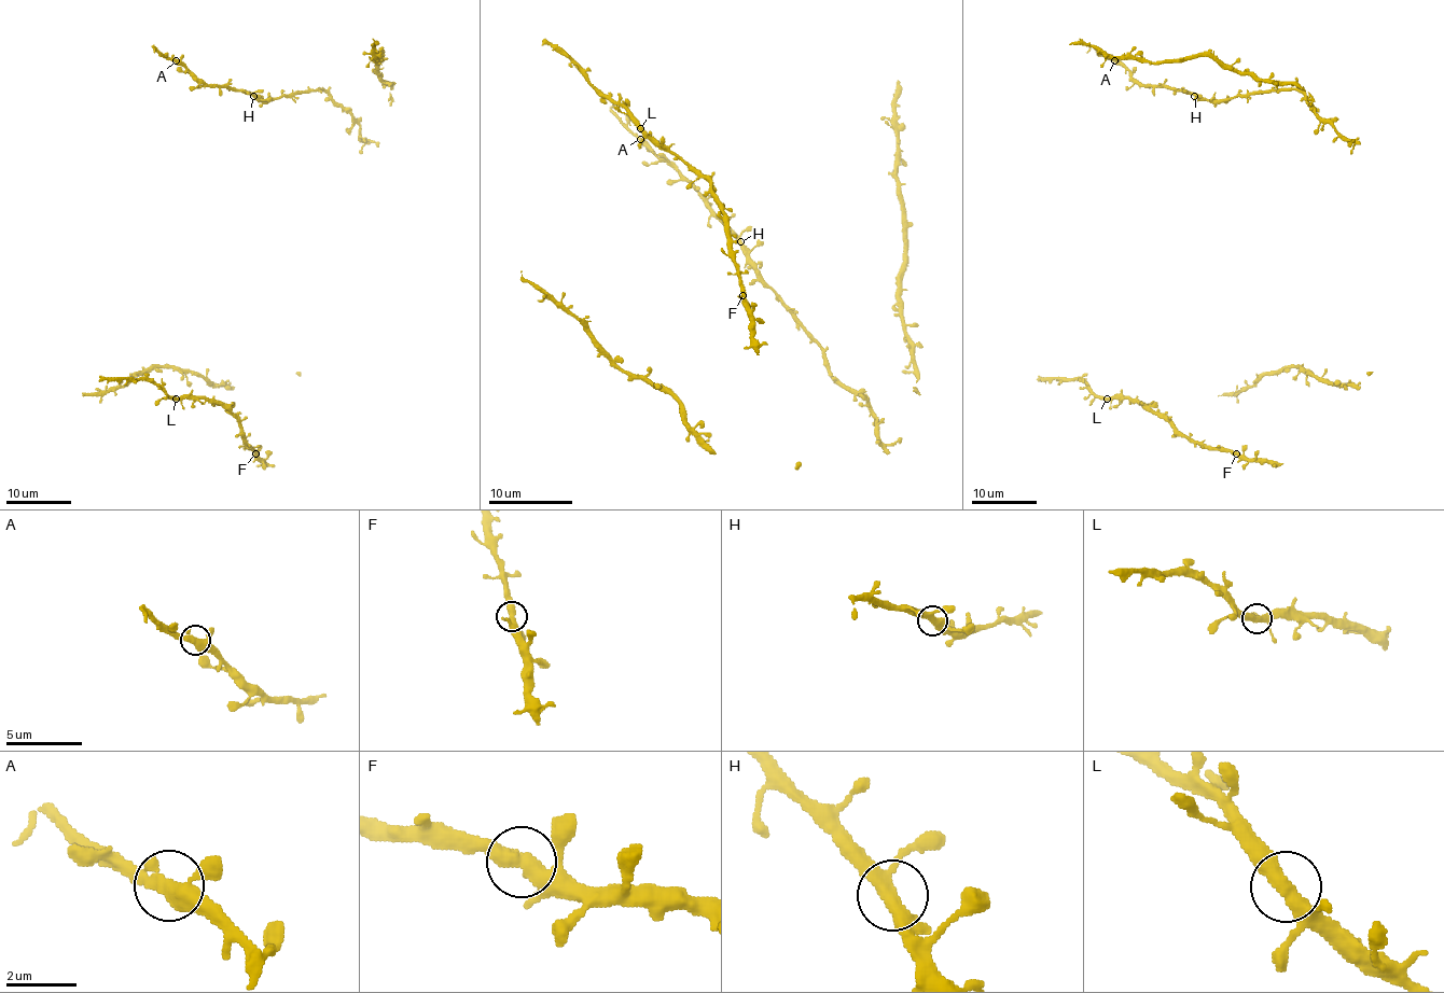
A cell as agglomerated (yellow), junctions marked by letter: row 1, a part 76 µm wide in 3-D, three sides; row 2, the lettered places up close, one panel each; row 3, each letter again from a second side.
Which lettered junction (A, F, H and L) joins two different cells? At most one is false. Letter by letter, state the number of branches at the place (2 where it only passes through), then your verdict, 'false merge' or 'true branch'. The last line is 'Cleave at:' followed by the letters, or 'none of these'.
A: 3 | true branch
F: 3 | true branch
H: 3 | true branch
L: 3 | true branch
Cleave at: none of these

